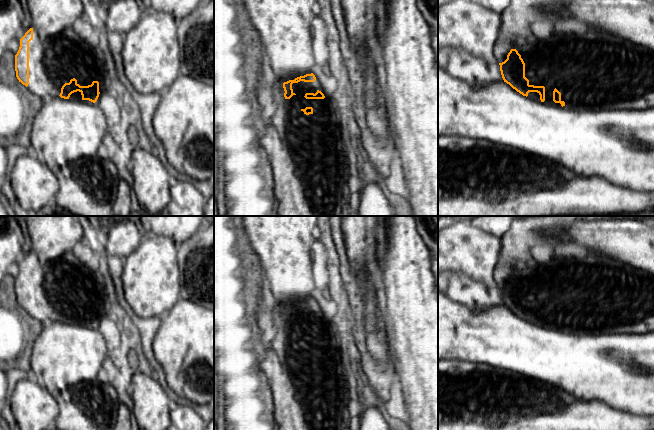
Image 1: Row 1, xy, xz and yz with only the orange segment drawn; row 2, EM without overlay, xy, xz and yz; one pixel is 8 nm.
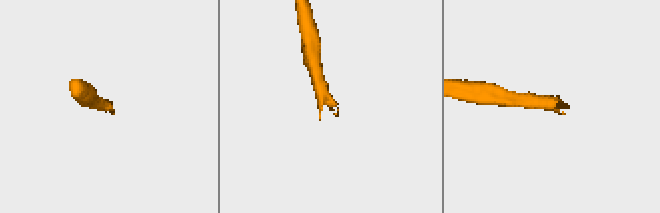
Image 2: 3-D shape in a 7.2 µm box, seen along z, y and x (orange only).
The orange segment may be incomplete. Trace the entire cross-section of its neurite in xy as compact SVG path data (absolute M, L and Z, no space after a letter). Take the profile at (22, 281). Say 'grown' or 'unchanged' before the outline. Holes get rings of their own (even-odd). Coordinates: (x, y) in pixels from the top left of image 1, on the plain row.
grown | M30 252L20 263L20 271L15 279L17 303L36 320L40 322L60 320L64 323L78 324L89 328L97 327L99 318L103 314L102 288L103 281L95 274L94 267L77 252L66 253L46 267L39 262L36 253Z

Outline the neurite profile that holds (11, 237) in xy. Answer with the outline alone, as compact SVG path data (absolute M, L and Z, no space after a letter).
M0 216L0 284L11 265L21 252L23 233L15 216Z

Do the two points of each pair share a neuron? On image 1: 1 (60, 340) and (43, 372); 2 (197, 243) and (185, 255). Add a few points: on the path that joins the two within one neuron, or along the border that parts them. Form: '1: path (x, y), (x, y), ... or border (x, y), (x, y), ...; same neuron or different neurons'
1: path (60, 348), (60, 355), (51, 364); same neuron
2: path (194, 246), (188, 252); same neuron

